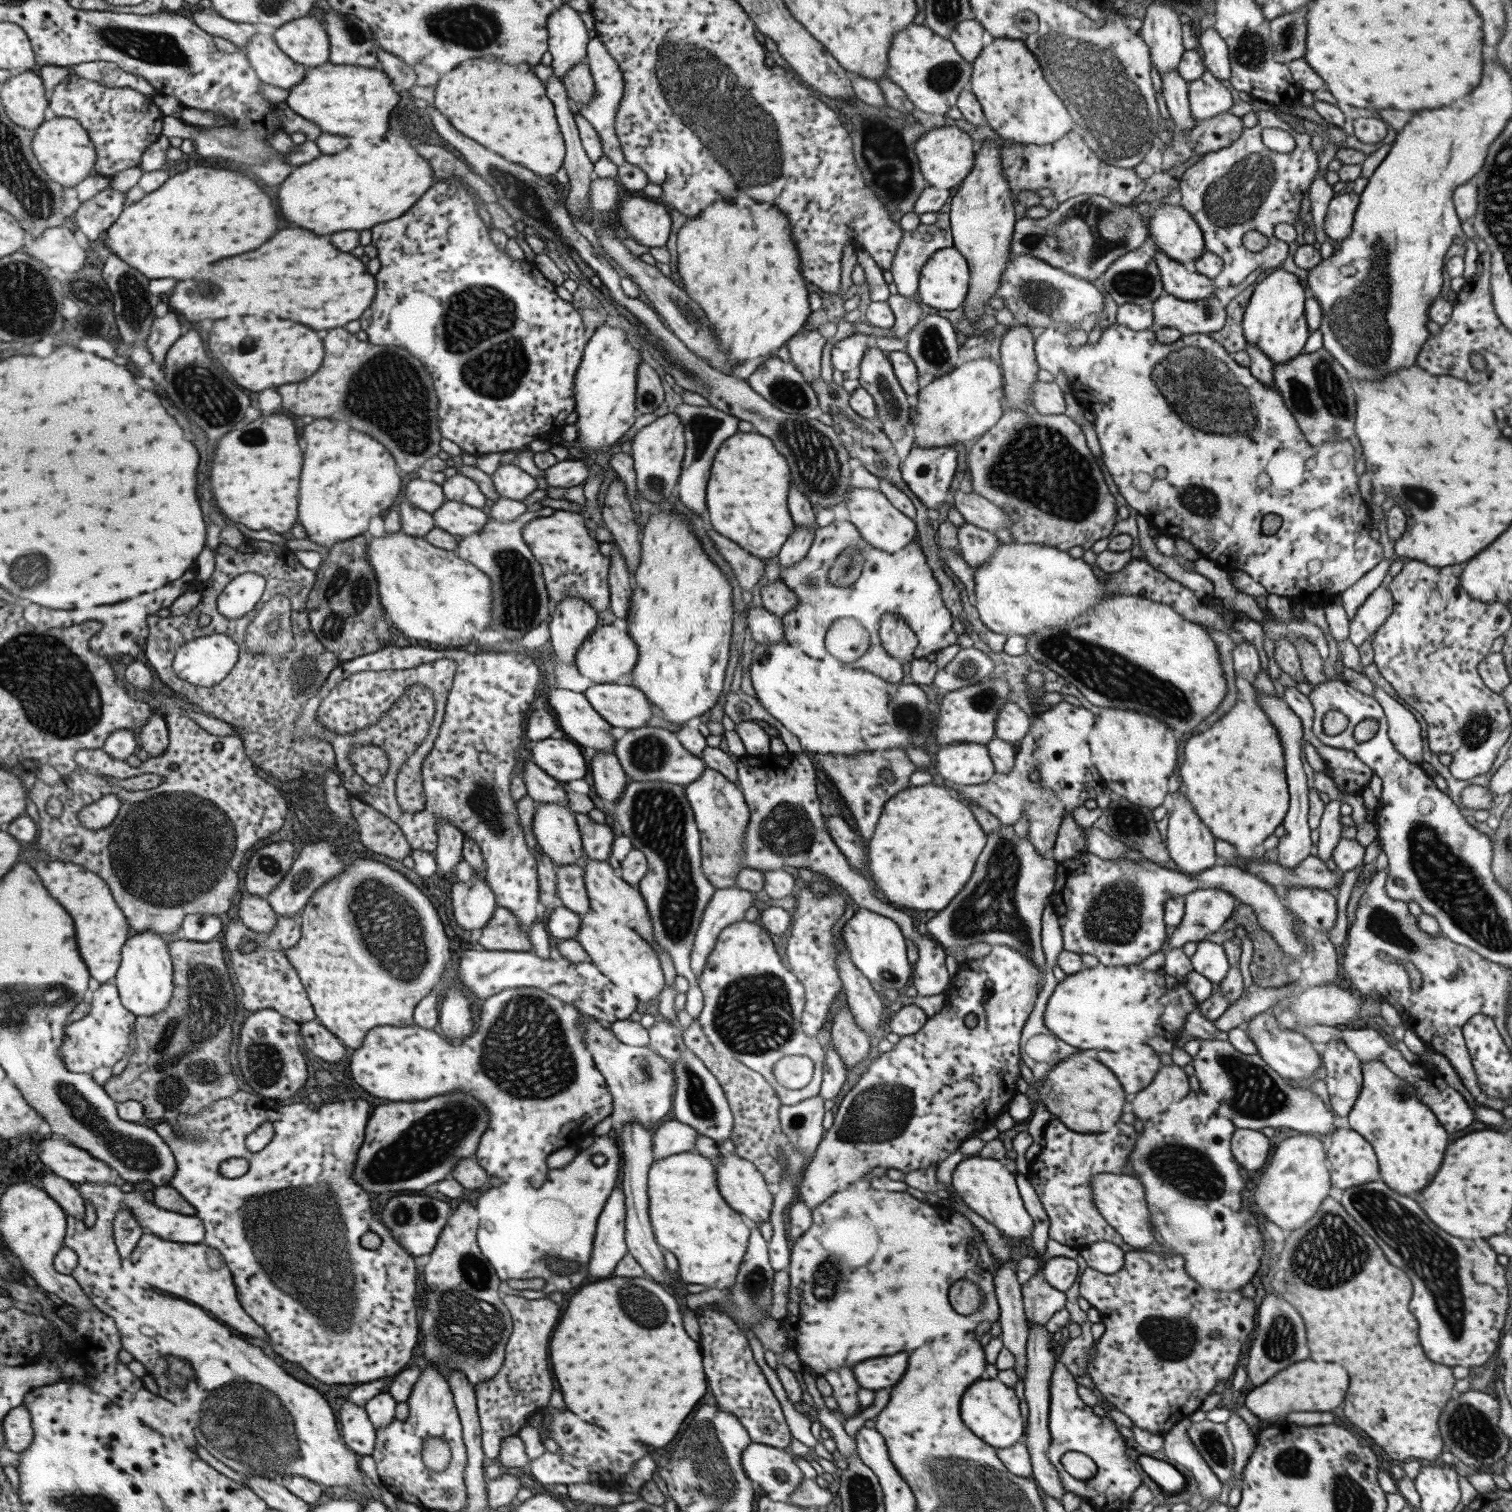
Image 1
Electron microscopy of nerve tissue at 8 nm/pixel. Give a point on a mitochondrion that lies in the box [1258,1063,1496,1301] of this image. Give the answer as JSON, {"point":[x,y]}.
{"point":[1307,1264]}

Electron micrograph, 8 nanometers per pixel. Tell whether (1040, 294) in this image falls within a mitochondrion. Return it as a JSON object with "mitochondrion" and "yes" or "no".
{"mitochondrion":"yes"}

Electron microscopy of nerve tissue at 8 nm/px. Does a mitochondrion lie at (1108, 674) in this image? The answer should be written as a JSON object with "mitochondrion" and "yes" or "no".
{"mitochondrion":"yes"}

